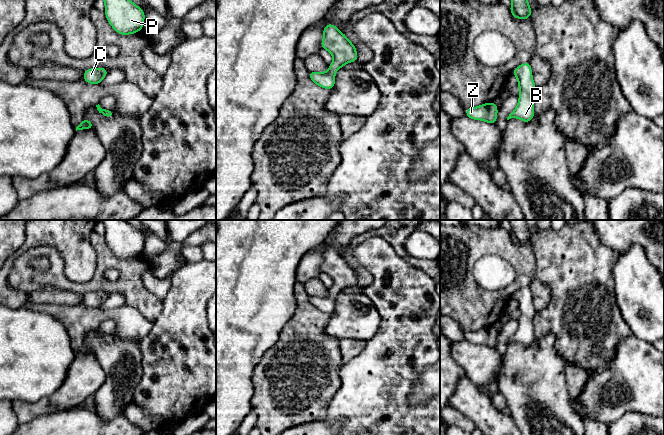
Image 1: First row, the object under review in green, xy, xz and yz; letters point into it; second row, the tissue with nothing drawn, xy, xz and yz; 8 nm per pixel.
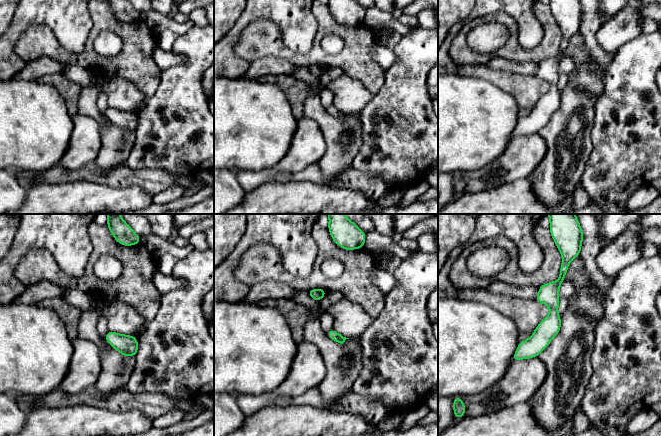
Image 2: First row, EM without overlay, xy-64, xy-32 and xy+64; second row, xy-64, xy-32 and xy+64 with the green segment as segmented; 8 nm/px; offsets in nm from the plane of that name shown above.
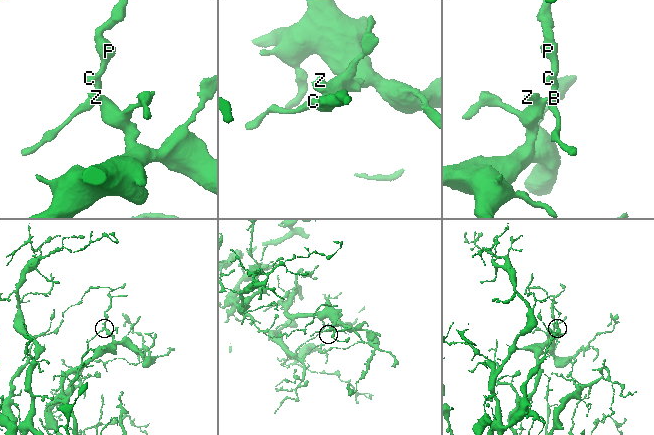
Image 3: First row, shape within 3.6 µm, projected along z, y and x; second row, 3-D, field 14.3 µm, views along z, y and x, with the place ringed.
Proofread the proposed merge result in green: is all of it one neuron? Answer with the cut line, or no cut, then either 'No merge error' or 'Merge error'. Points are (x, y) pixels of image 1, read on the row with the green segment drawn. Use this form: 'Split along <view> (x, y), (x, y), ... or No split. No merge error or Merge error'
No split. No merge error

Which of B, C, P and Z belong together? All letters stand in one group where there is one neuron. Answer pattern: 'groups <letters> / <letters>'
groups B C P Z

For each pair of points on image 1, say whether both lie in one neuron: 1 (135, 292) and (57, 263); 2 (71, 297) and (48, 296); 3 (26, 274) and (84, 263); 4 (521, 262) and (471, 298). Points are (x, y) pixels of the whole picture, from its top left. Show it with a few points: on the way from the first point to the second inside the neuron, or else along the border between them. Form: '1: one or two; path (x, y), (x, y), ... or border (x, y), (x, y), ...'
1: one; path (113, 287), (72, 287), (68, 285)
2: one; path (65, 297), (54, 296)
3: two; border (52, 246), (61, 256), (63, 273), (80, 283)
4: one; path (521, 279), (501, 297), (488, 298)

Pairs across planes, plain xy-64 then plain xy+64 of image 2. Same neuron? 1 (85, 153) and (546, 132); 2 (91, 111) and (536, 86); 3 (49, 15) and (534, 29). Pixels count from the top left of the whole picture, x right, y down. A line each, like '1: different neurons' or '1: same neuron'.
1: different neurons
2: different neurons
3: same neuron

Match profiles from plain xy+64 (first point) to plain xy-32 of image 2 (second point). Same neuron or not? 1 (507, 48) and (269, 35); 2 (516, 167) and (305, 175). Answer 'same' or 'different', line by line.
1: same
2: different

